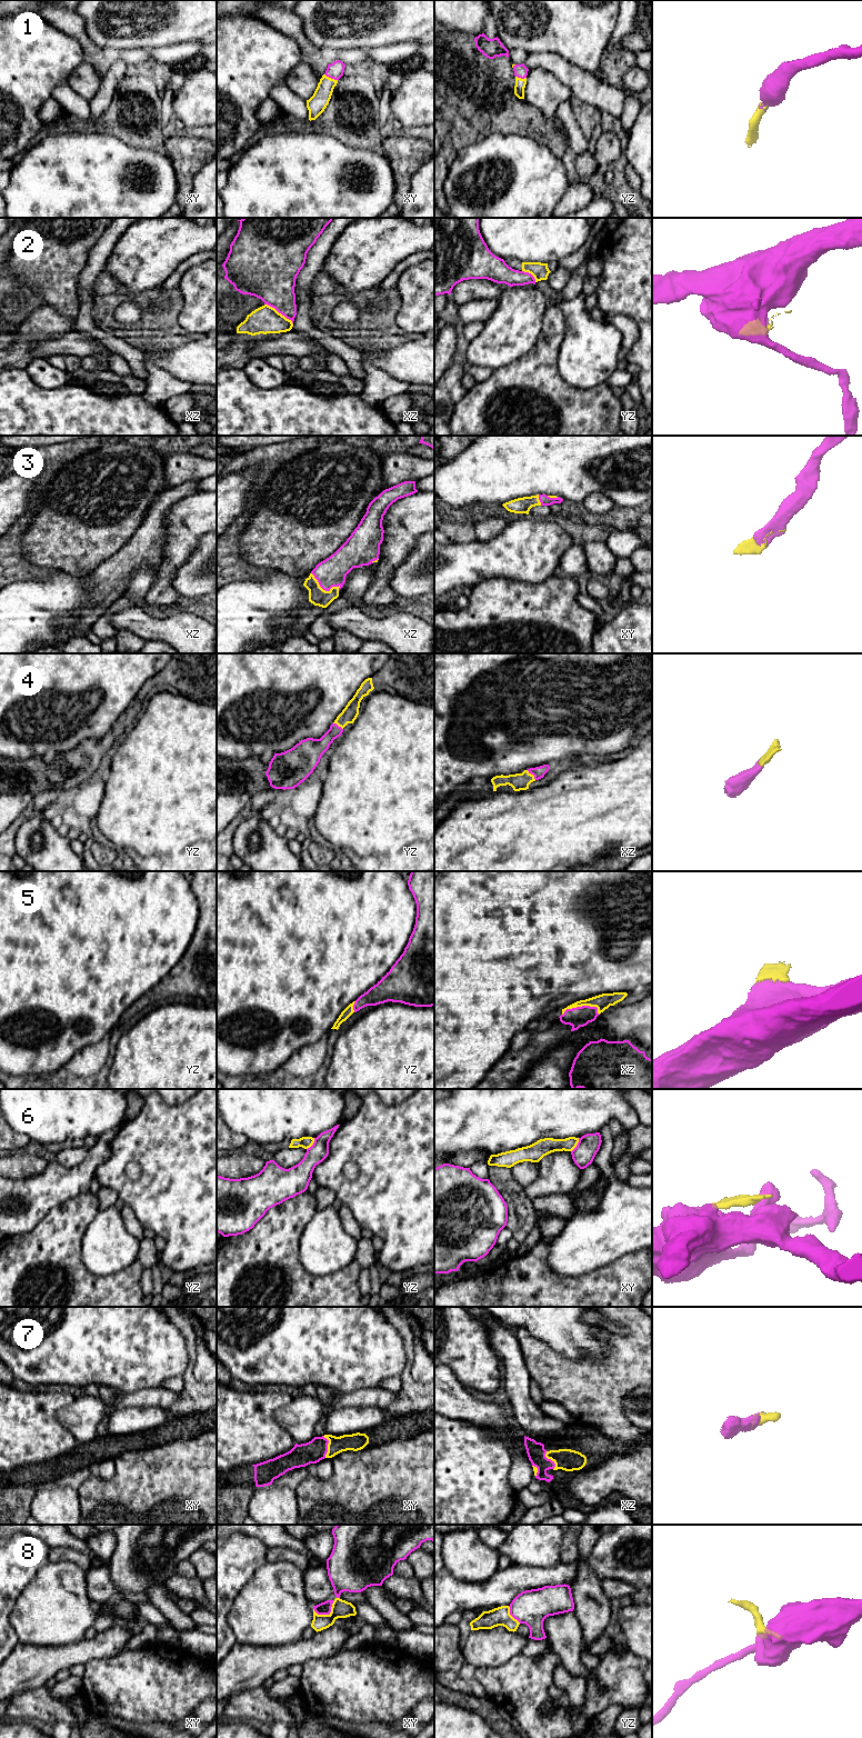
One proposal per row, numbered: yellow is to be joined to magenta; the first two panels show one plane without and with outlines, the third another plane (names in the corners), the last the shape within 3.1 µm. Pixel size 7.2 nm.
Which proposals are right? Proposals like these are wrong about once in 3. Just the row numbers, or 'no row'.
1, 3, 4, 5, 7

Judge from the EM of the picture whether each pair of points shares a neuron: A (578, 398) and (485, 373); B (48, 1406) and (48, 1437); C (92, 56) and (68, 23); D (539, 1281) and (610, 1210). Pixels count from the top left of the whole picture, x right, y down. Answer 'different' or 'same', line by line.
A: different
B: same
C: same
D: different

